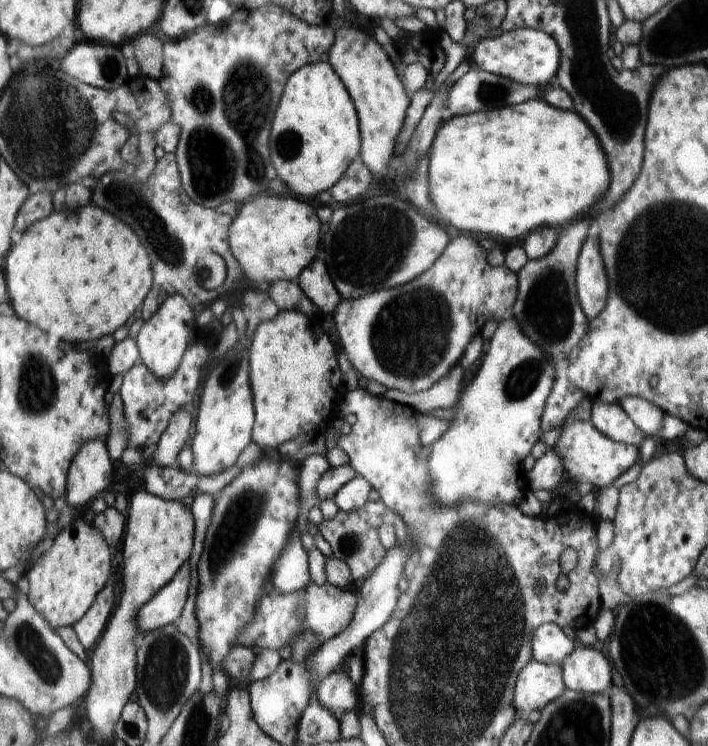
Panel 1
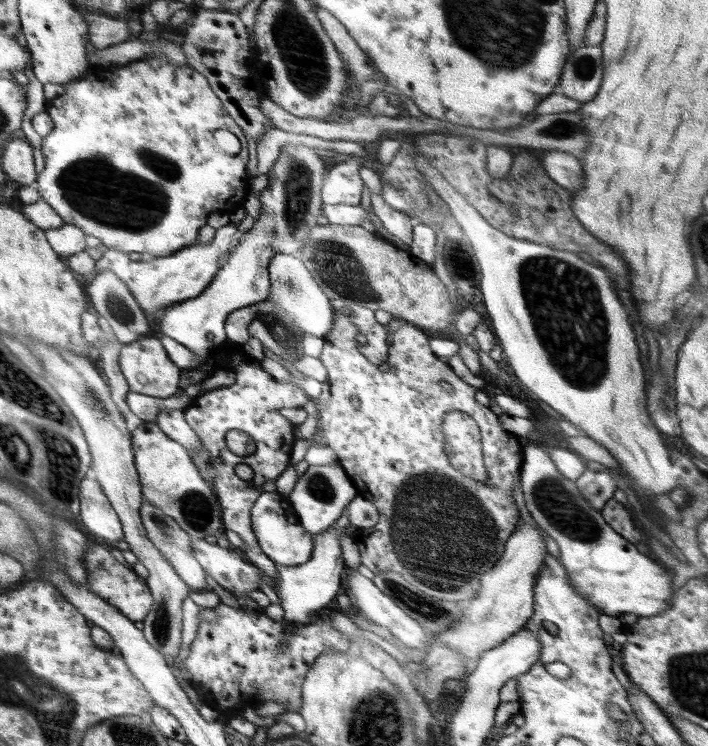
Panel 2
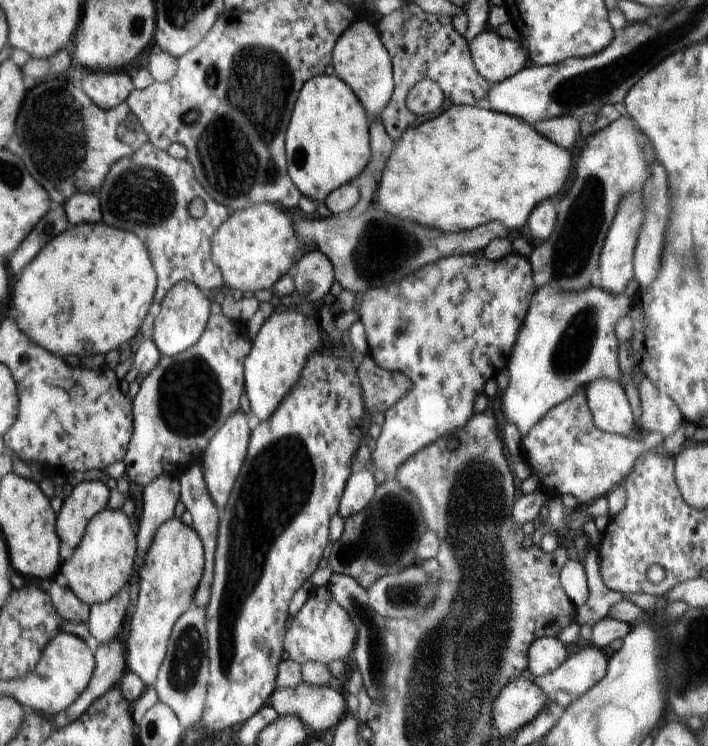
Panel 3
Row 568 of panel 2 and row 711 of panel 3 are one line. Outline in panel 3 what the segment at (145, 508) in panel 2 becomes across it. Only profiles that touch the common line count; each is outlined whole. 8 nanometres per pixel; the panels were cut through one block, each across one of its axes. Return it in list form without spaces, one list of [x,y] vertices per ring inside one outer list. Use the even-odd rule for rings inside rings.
[[[194,606],[182,613],[174,623],[172,634],[167,642],[166,658],[157,674],[154,689],[159,703],[168,705],[176,713],[184,730],[192,728],[201,720],[207,698],[207,678],[209,676],[209,658],[207,655],[207,610]]]

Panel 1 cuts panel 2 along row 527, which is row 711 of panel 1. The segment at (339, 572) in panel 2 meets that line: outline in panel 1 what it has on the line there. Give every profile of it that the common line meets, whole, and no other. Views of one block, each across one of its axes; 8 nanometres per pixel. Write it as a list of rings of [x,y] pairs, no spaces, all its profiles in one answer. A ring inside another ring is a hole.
[[[346,667],[320,680],[315,691],[316,700],[320,702],[320,706],[328,708],[333,713],[353,709],[359,695],[358,687],[350,679]]]

